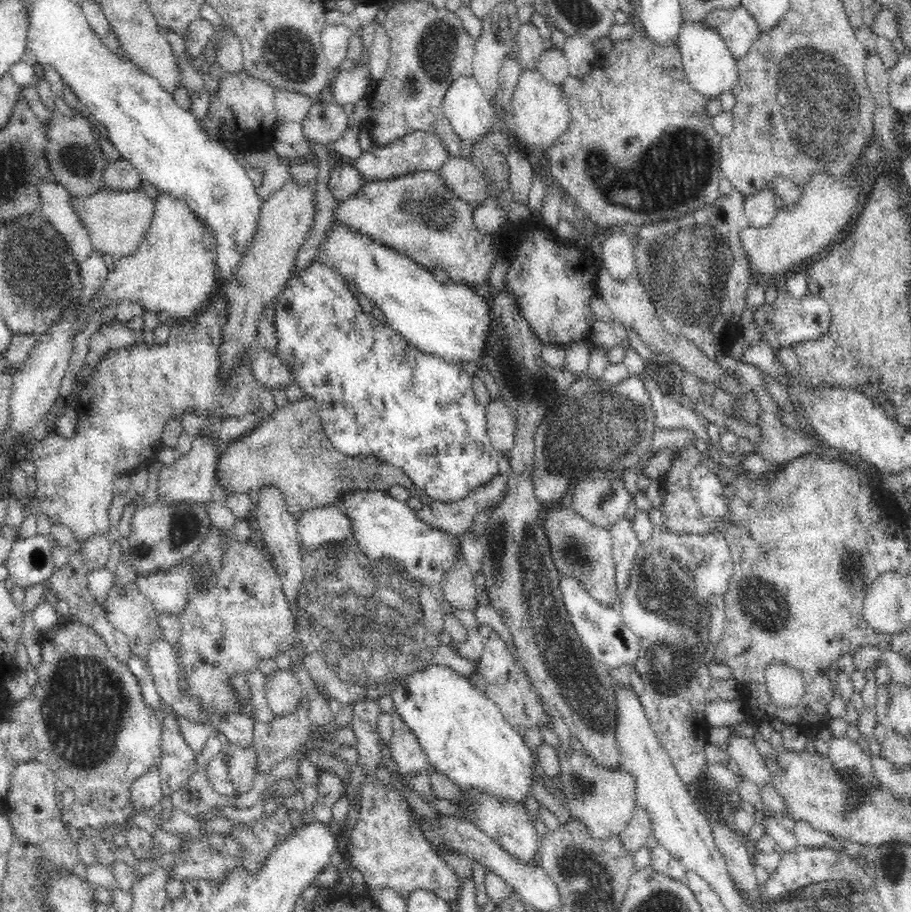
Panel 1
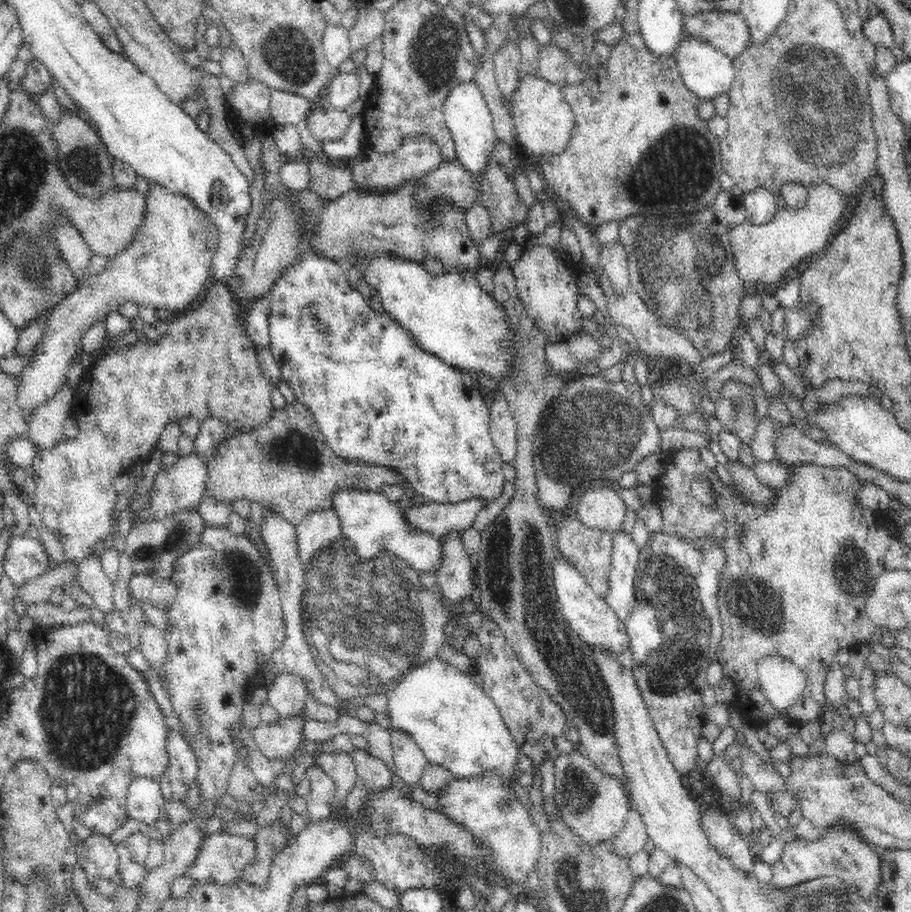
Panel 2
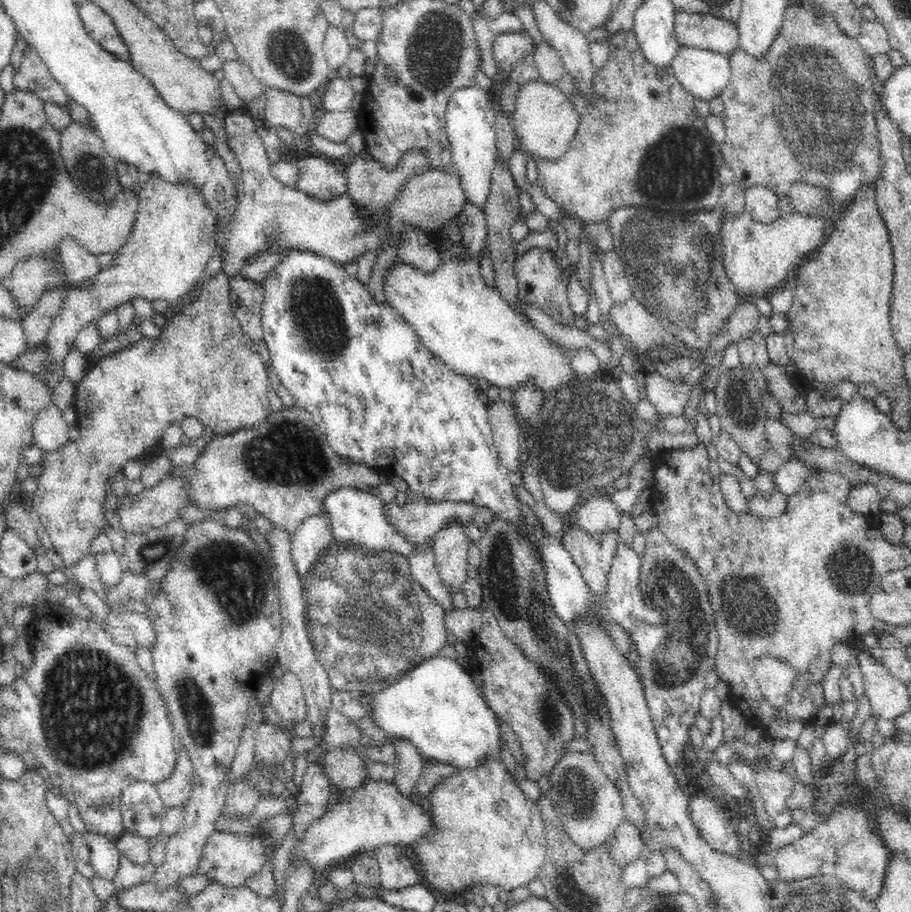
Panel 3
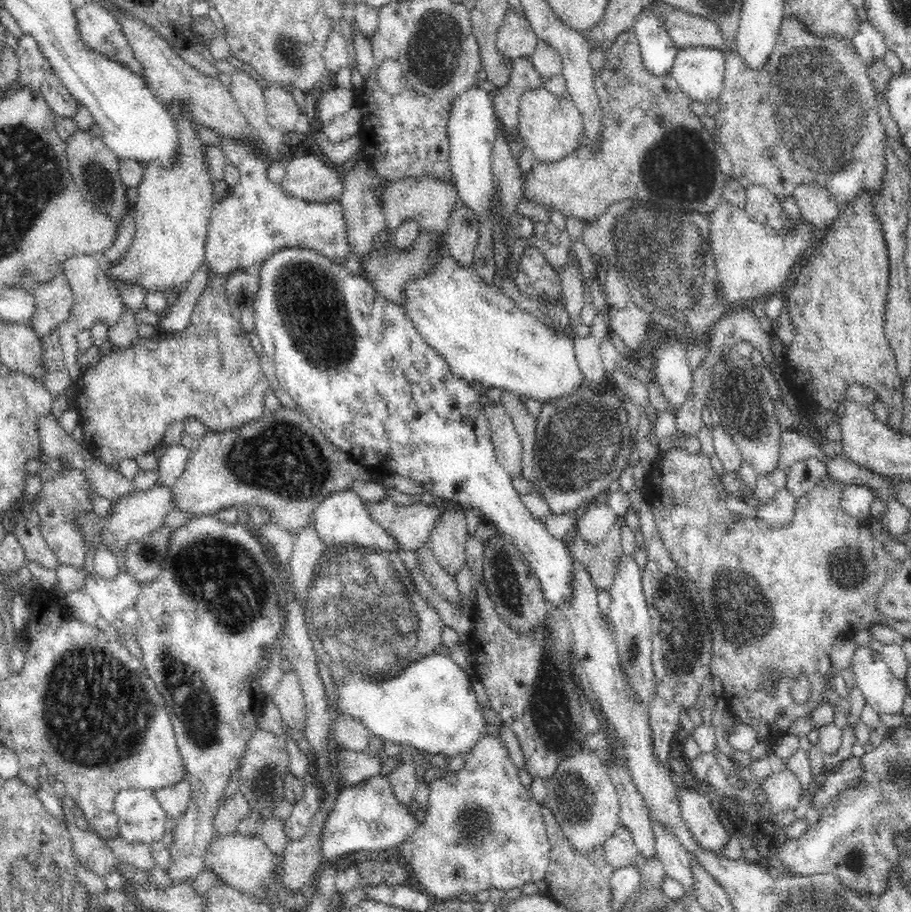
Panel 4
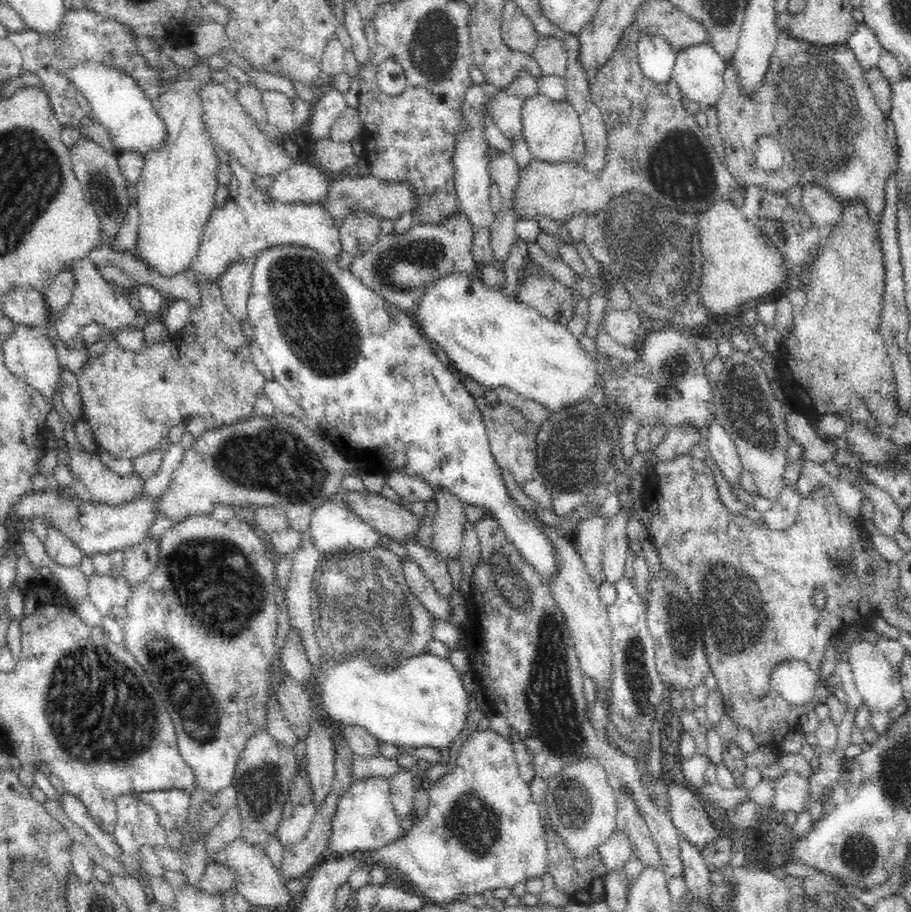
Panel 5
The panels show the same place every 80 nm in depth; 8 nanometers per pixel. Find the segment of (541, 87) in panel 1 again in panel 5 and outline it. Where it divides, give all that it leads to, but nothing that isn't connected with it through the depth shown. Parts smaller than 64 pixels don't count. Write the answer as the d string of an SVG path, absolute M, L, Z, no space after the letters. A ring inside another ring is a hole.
M540 92L526 97L522 105L522 137L536 160L557 163L561 160L582 160L585 148L578 111L566 101L554 101Z

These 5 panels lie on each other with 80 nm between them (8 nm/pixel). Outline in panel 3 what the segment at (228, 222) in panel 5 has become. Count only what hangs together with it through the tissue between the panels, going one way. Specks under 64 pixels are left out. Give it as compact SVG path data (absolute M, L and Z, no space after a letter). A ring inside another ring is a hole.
M240 108L232 109L225 116L226 142L236 153L236 159L242 167L240 178L240 204L234 214L232 226L225 230L218 224L218 245L224 241L224 274L229 277L270 241L282 243L286 247L328 257L334 262L345 266L364 252L380 252L388 244L396 246L404 240L408 227L406 223L396 232L390 232L390 208L372 221L366 213L360 211L358 203L350 193L346 192L332 200L322 200L298 188L283 185L272 177L271 165L263 145L262 137L256 132L254 119Z

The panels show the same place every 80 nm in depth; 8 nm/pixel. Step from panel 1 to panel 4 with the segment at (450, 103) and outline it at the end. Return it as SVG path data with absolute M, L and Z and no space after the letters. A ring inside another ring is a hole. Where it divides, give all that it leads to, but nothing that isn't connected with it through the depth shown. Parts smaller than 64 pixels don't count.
M476 86L454 97L447 122L452 179L458 187L458 196L462 204L476 211L483 220L489 212L492 192L495 192L491 156L499 123L492 92L486 92L480 86Z

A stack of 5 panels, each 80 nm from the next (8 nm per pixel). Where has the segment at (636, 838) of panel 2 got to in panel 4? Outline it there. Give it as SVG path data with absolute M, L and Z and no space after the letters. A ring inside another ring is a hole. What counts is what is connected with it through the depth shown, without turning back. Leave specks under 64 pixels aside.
M626 825L616 827L614 834L603 845L607 860L617 870L626 866L634 865L635 861L640 858L639 849L637 848L634 837Z

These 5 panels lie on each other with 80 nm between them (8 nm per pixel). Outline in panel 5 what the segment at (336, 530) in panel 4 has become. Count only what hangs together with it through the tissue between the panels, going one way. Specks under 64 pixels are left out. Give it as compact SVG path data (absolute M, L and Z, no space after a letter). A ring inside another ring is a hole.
M338 497L324 501L322 506L314 510L311 515L309 532L316 541L318 551L322 554L334 551L361 551L376 546L382 547L380 532L366 524L366 521L349 506L347 500L340 500Z

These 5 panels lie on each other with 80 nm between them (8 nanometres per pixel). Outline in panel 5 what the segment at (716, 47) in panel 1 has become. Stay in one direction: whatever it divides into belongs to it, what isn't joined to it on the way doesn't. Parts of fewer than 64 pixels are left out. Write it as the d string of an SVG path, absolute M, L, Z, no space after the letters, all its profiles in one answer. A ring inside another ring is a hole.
M699 44L690 48L677 51L675 65L671 79L676 81L680 92L688 100L698 102L703 109L716 107L717 100L721 97L724 88L725 60L712 44Z

